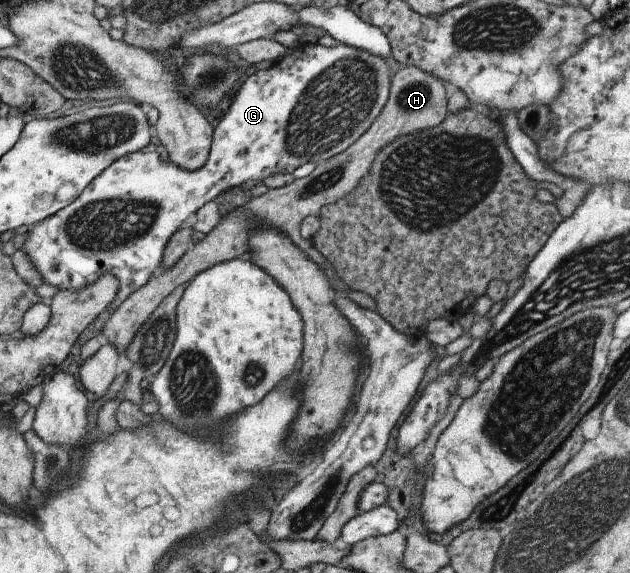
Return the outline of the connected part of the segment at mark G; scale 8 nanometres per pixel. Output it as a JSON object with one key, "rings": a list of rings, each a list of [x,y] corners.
{"rings":[[[302,42],[299,47],[292,49],[293,51],[286,53],[280,60],[272,63],[267,69],[256,69],[249,75],[246,80],[237,89],[234,99],[226,113],[220,118],[216,127],[213,128],[211,143],[207,161],[195,171],[187,171],[178,168],[175,164],[165,160],[164,157],[158,156],[154,151],[140,152],[136,151],[129,155],[117,158],[108,168],[105,168],[98,176],[95,176],[90,184],[84,187],[84,190],[75,197],[75,199],[67,204],[64,208],[58,209],[52,216],[33,224],[28,228],[26,233],[30,233],[28,239],[21,249],[29,256],[31,263],[35,269],[41,274],[43,282],[58,286],[58,291],[62,289],[81,289],[96,280],[102,273],[111,272],[119,280],[118,292],[113,300],[111,307],[113,310],[127,297],[131,292],[140,288],[148,282],[152,274],[156,274],[160,268],[162,253],[167,240],[174,234],[178,226],[192,214],[196,212],[203,204],[212,201],[219,193],[224,192],[227,188],[236,187],[242,182],[262,182],[265,178],[275,174],[293,173],[295,168],[307,162],[321,163],[323,160],[329,159],[331,156],[346,150],[358,137],[372,124],[372,121],[378,116],[380,110],[384,106],[385,100],[389,93],[388,68],[384,64],[384,59],[372,56],[364,51],[359,51],[354,47],[347,47],[343,44],[336,44],[334,47],[326,47],[317,42]]]}

